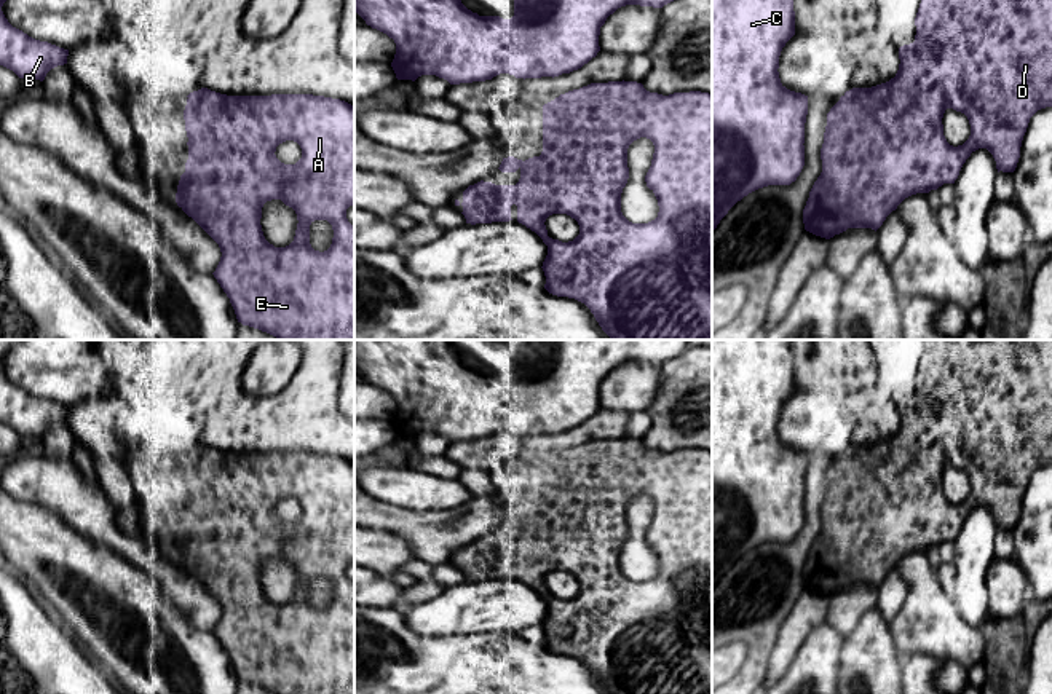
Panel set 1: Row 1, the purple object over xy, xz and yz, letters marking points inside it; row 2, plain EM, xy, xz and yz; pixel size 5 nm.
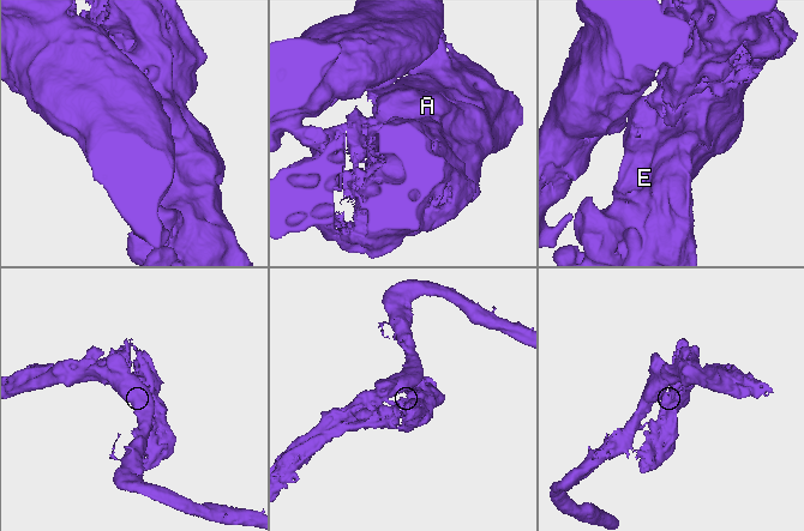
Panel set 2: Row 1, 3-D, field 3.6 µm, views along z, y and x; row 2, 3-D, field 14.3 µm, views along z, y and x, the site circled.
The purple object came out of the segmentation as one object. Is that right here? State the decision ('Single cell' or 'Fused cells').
Fused cells

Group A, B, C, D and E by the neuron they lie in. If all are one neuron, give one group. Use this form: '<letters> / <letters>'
A D E / B C

